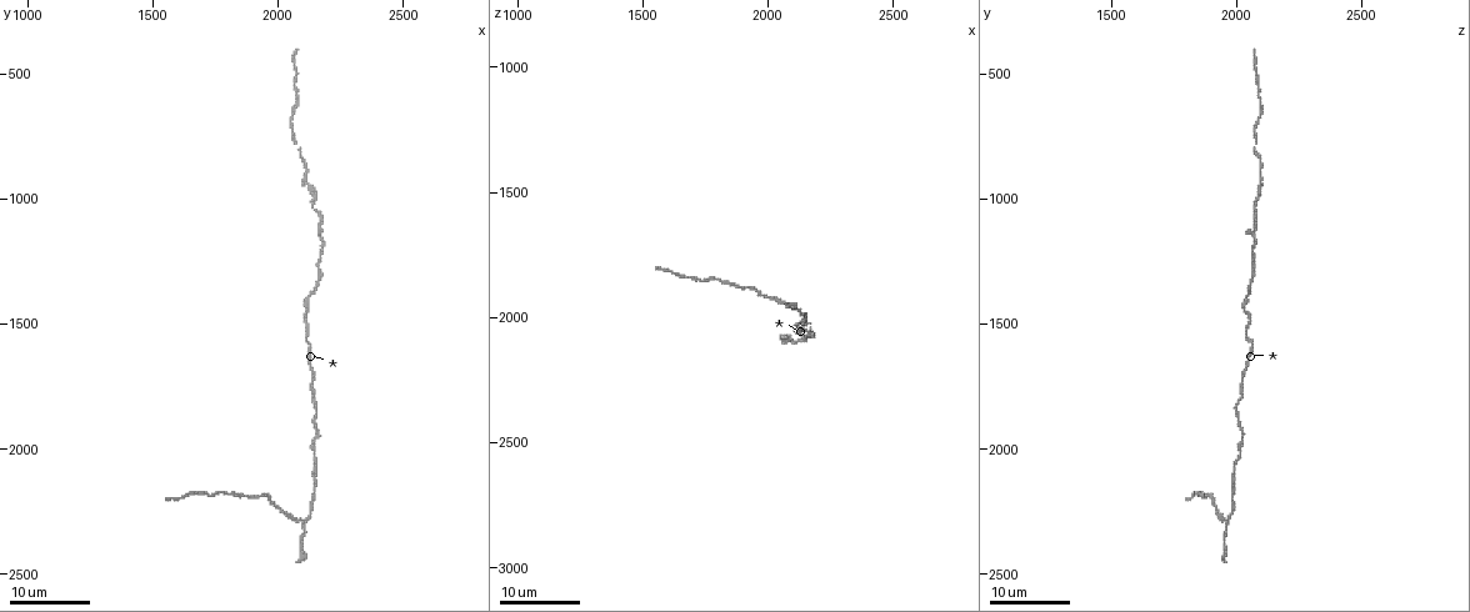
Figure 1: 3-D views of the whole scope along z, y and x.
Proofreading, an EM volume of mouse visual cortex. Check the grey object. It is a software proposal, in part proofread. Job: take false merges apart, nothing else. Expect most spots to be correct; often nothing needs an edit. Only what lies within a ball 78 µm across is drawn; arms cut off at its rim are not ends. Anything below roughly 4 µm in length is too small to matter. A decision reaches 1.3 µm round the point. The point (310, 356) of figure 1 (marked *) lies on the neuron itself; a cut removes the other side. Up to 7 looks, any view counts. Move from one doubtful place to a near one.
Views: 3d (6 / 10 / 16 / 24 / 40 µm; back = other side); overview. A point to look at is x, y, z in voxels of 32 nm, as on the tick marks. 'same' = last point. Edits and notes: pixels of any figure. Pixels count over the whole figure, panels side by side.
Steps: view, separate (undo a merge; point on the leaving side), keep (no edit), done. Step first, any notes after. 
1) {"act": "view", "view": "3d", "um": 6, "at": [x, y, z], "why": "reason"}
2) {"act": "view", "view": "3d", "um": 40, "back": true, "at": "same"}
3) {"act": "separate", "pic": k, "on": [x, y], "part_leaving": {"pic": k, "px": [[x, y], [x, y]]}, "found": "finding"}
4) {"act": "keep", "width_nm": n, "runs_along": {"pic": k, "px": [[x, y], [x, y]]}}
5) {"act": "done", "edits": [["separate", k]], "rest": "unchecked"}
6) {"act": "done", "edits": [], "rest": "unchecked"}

{"act": "view", "view": "3d", "um": 24, "at": [2180, 1180, 2070], "why": "sudden change in width"}

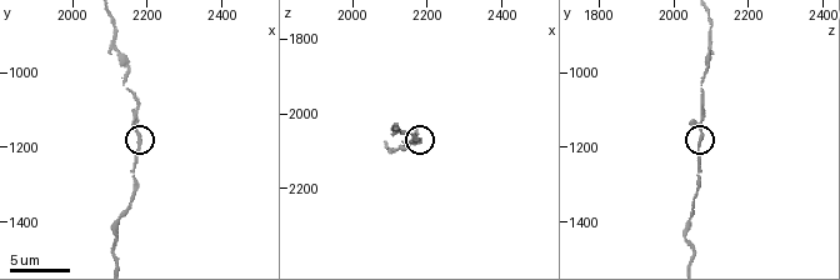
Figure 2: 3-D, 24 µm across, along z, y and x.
{"act": "view", "view": "3d", "um": 6, "at": [2180, 1170, 2070], "why": "closer look"}

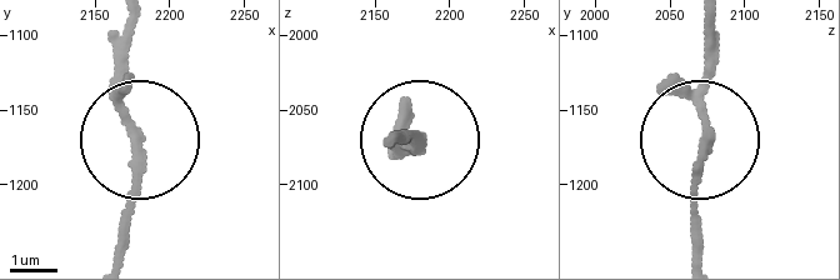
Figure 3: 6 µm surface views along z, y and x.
{"act": "keep", "width_nm": 190, "runs_along": {"pic": 3, "px": [[116, 250], [136, 166], [125, 23]]}, "found": "one neuron here"}

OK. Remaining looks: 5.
{"act": "view", "view": "3d", "um": 6, "at": [2140, 1380, 2050], "why": "sudden change in width"}

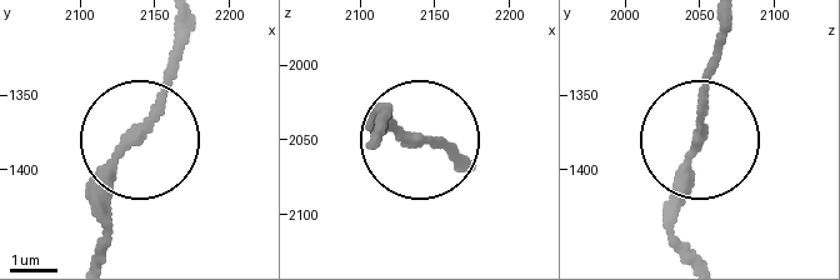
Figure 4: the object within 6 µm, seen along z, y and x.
{"act": "keep", "width_nm": 200, "found": "all the same neuron"}

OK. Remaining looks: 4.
{"act": "view", "view": "3d", "um": 6, "at": [2110, 930, 2100], "why": "sudden change in width"}

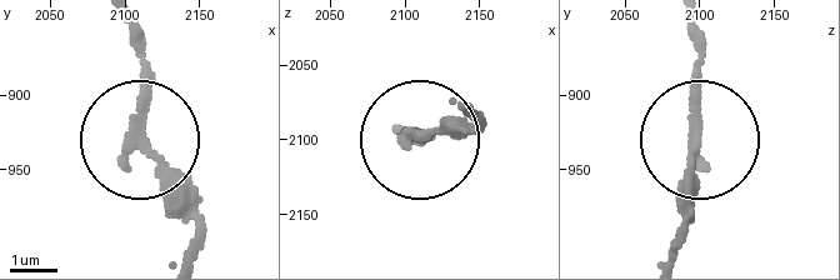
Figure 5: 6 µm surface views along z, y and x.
{"act": "keep", "width_nm": 290, "runs_along": {"pic": 5, "px": [[670, 250], [694, 143], [694, 23]]}, "found": "all the same neuron"}

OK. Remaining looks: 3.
{"act": "view", "view": "3d", "um": 24, "at": [2080, 600, 2100], "why": "a narrow waist"}

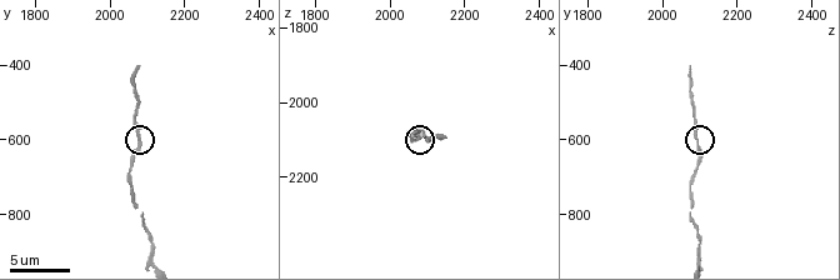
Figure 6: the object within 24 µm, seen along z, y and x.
{"act": "view", "view": "3d", "um": 10, "at": [2080, 600, 2090]}

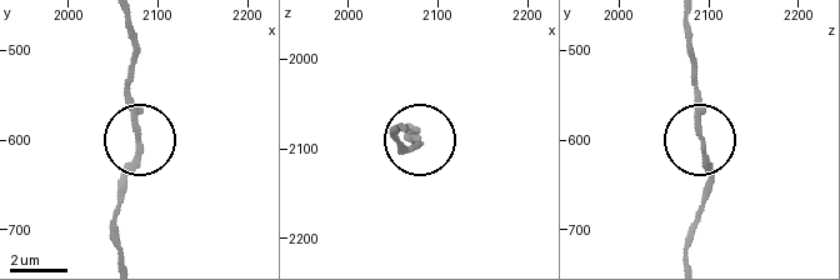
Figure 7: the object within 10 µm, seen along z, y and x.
{"act": "keep", "runs_along": {"pic": 7, "px": [[686, 258], [684, 244], [705, 194], [698, 66]]}, "found": "all the same neuron"}

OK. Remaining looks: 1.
{"act": "done", "edits": [], "rest": "unchecked"}

